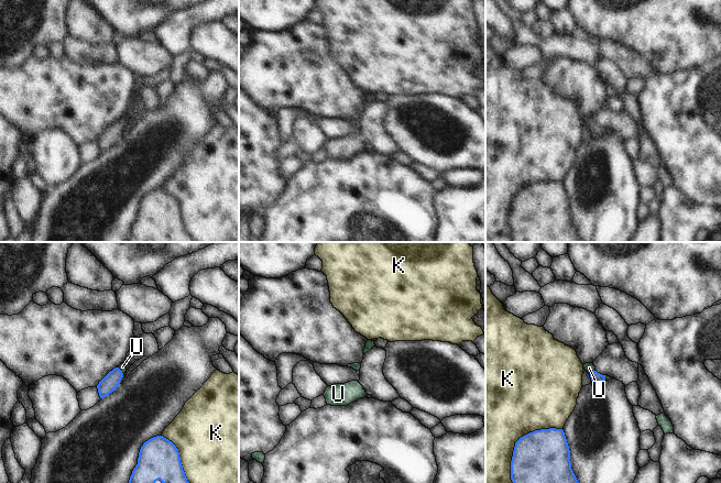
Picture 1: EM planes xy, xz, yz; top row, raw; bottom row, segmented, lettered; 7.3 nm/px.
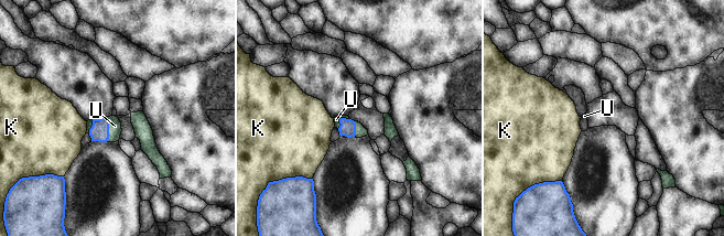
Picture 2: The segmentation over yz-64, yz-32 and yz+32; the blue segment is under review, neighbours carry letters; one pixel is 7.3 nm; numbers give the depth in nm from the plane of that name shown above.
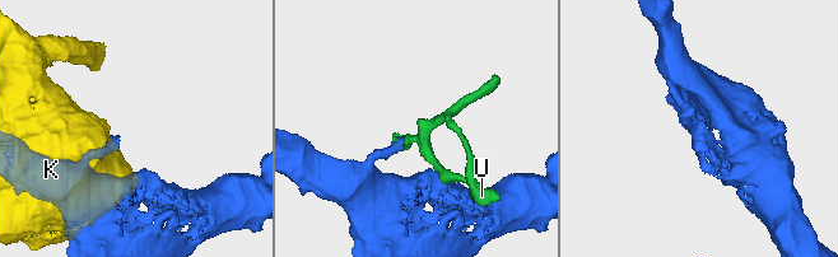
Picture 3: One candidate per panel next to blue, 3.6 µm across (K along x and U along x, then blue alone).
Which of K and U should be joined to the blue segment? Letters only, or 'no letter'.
U

